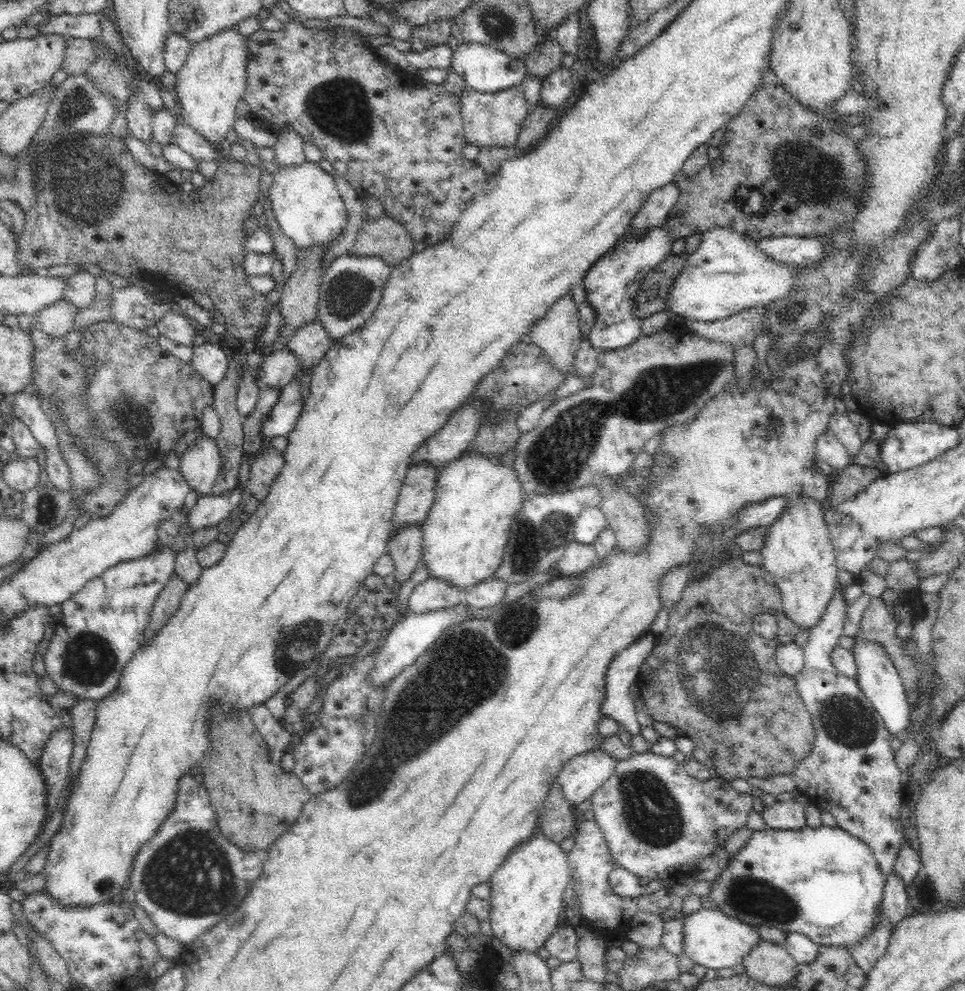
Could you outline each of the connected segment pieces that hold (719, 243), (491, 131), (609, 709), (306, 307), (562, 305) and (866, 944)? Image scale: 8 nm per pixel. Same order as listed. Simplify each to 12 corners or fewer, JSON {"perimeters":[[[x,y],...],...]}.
{"perimeters":[[[729,228],[701,234],[667,311],[723,320],[782,300],[795,267]],[[520,85],[459,97],[466,142],[512,147],[531,111]],[[650,632],[620,650],[606,672],[600,718],[640,732],[630,686],[651,657]],[[325,247],[298,250],[278,301],[280,331],[262,356],[287,342],[318,308]],[[571,294],[557,300],[529,335],[567,376],[581,341]],[[880,911],[873,931],[849,948],[867,974],[889,945],[890,923]]]}

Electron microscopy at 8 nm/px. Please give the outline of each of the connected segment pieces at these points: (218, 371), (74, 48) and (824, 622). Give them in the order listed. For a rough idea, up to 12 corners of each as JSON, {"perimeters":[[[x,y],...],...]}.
{"perimeters":[[[223,342],[193,345],[192,368],[211,385],[230,362]],[[67,37],[68,75],[83,74],[96,64],[94,40]],[[833,595],[793,679],[815,741],[795,788],[883,874],[906,842],[894,735],[831,662]]]}

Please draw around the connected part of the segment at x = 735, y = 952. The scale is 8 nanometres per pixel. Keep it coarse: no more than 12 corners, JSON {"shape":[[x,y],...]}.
{"shape":[[721,910],[682,920],[683,952],[715,971],[739,969],[761,940]]}

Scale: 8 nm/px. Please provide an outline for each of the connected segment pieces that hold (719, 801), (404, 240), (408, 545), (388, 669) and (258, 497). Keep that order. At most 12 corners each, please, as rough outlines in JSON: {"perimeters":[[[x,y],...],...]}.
{"perimeters":[[[634,753],[591,796],[618,865],[697,870],[754,797]],[[363,221],[350,252],[393,267],[415,253],[404,223]],[[422,524],[403,528],[388,542],[398,583],[422,557]],[[454,605],[389,630],[369,680],[382,686],[411,666],[446,629],[477,618]],[[275,448],[251,462],[240,504],[217,526],[232,542],[238,528],[268,496],[280,474],[283,453]]]}

